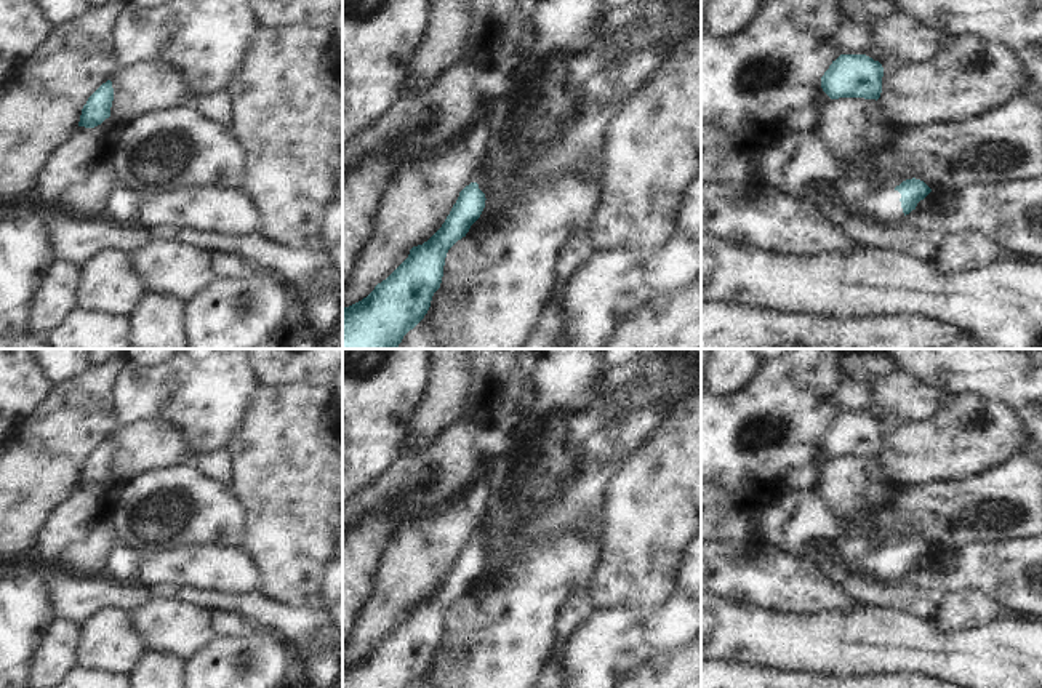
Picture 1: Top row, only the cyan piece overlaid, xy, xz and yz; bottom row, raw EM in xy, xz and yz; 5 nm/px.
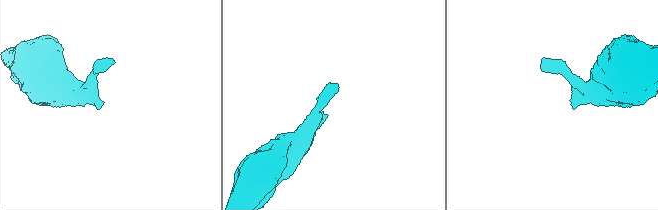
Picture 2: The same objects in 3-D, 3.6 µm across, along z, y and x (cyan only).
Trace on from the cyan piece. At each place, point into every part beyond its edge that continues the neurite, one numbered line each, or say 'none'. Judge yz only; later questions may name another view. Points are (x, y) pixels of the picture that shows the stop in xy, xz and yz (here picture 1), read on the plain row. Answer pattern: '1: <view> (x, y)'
1: yz (884, 564)

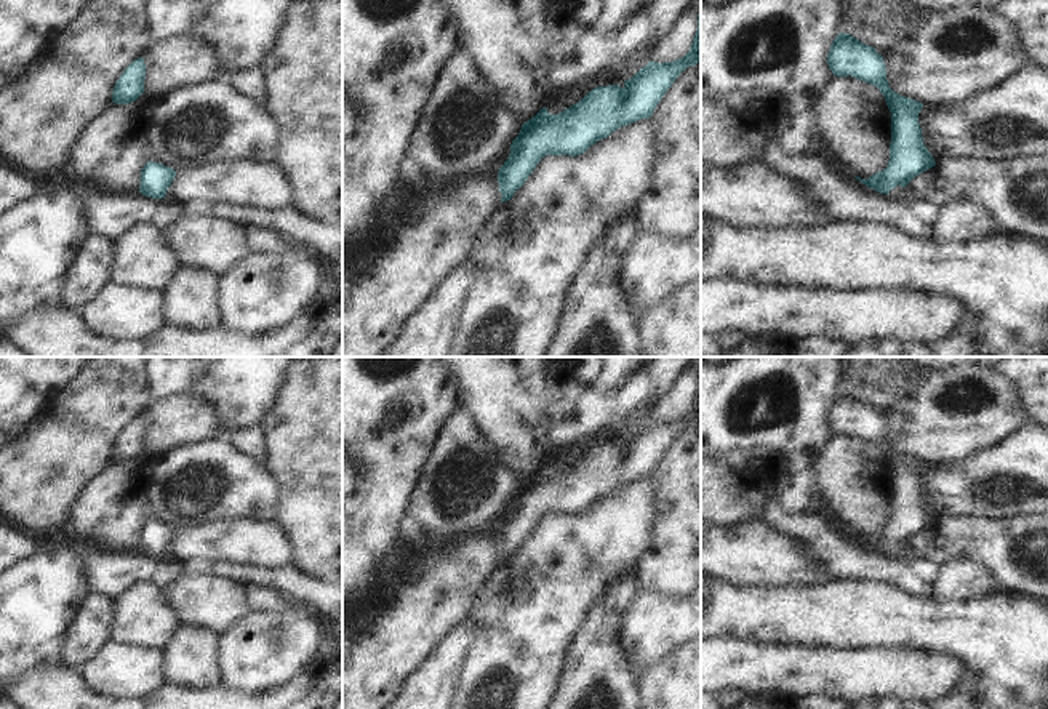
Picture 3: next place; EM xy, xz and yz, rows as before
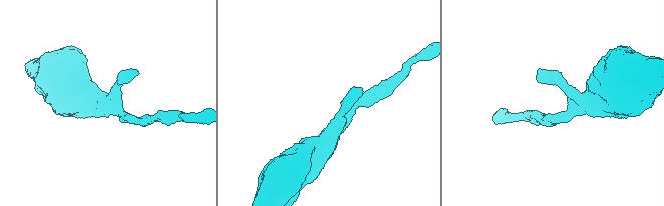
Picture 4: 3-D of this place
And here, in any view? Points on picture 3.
none

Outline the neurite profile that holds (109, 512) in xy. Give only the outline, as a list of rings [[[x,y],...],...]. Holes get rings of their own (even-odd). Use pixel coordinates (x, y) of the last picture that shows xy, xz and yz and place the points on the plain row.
[[[146,451],[130,463],[110,461],[110,464],[80,491],[59,535],[110,551],[138,551],[141,546],[141,528],[150,520],[144,483],[150,475],[152,463],[154,459]]]

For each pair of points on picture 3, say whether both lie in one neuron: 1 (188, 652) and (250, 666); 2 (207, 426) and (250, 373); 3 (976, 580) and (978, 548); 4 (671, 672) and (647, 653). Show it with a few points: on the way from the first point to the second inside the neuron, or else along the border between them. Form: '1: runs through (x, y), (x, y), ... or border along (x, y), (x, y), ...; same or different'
1: border along (216, 637), (216, 666), (221, 682); different
2: border along (184, 394), (204, 397), (213, 407), (226, 434); different
3: border along (941, 565), (972, 559), (999, 588); different
4: border along (684, 642), (637, 677); different

